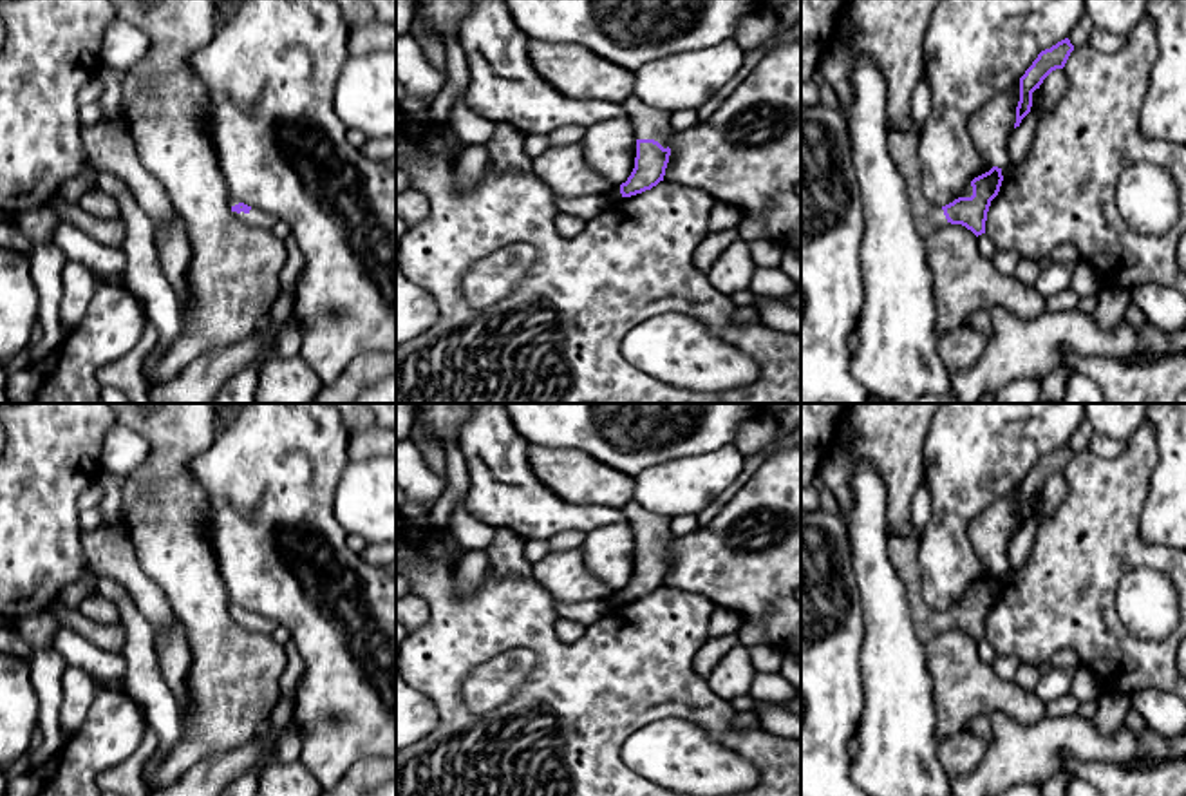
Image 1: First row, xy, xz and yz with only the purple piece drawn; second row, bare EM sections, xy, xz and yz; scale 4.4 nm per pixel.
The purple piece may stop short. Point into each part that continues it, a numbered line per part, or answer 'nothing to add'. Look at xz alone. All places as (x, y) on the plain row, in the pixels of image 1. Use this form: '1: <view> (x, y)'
1: xz (649, 529)

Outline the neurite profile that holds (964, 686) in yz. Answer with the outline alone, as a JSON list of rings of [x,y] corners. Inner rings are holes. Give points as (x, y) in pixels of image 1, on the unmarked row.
[[[962,630],[938,633],[926,646],[933,675],[933,700],[938,716],[938,742],[965,727],[971,716],[1003,713],[1018,724],[1045,716],[1045,702],[1003,680],[980,660],[976,640]]]

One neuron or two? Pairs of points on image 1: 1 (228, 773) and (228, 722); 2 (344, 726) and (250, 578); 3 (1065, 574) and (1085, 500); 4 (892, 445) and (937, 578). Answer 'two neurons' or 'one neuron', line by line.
1: two neurons
2: one neuron
3: one neuron
4: two neurons

